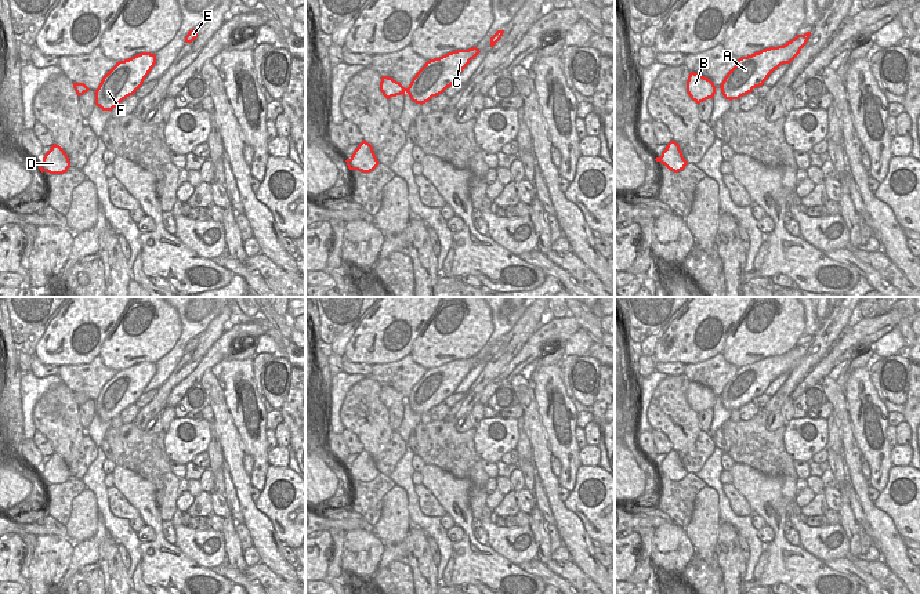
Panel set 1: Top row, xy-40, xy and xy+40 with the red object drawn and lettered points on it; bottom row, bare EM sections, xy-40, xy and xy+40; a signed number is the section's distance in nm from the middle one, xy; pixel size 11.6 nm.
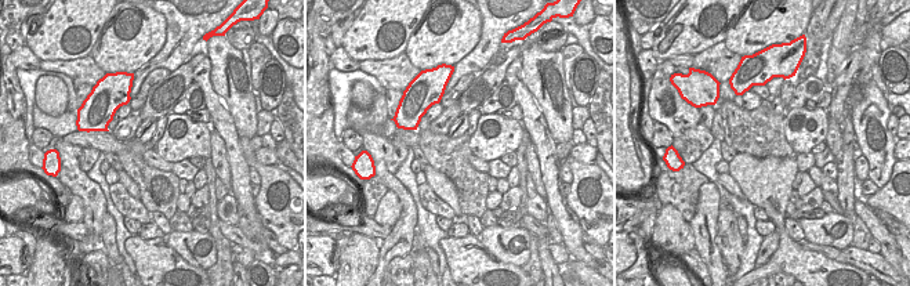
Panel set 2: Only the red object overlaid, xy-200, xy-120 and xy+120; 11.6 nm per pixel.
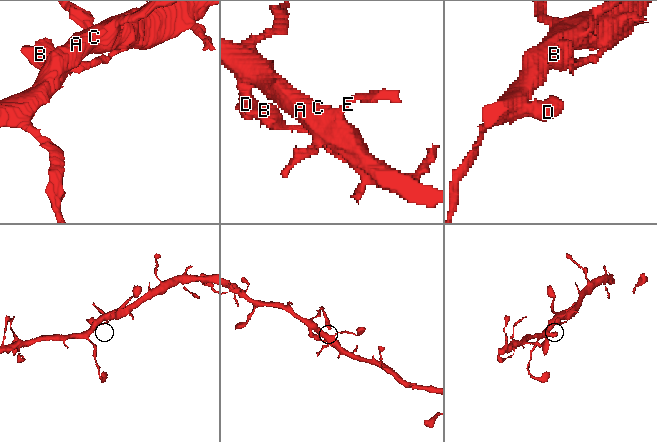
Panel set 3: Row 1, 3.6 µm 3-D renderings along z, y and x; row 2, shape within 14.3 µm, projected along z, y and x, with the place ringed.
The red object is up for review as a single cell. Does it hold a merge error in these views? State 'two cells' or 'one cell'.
one cell

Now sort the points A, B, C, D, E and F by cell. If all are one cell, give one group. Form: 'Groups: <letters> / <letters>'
Groups: A B C D E F.

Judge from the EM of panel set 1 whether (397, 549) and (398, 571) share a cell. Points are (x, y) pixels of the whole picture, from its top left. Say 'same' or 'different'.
different

